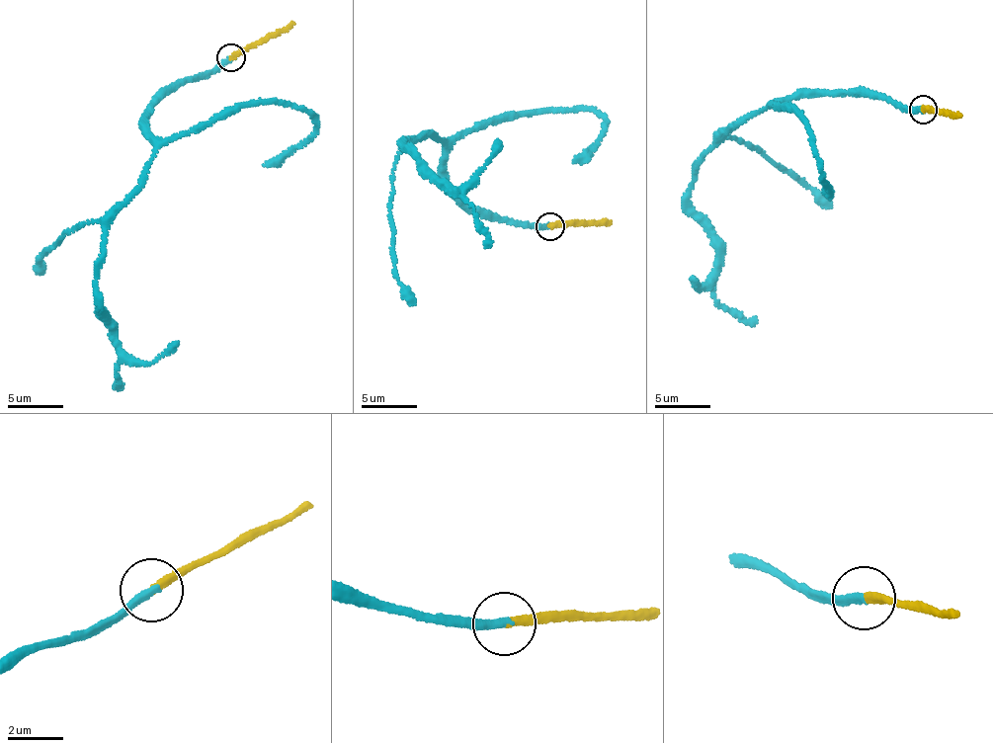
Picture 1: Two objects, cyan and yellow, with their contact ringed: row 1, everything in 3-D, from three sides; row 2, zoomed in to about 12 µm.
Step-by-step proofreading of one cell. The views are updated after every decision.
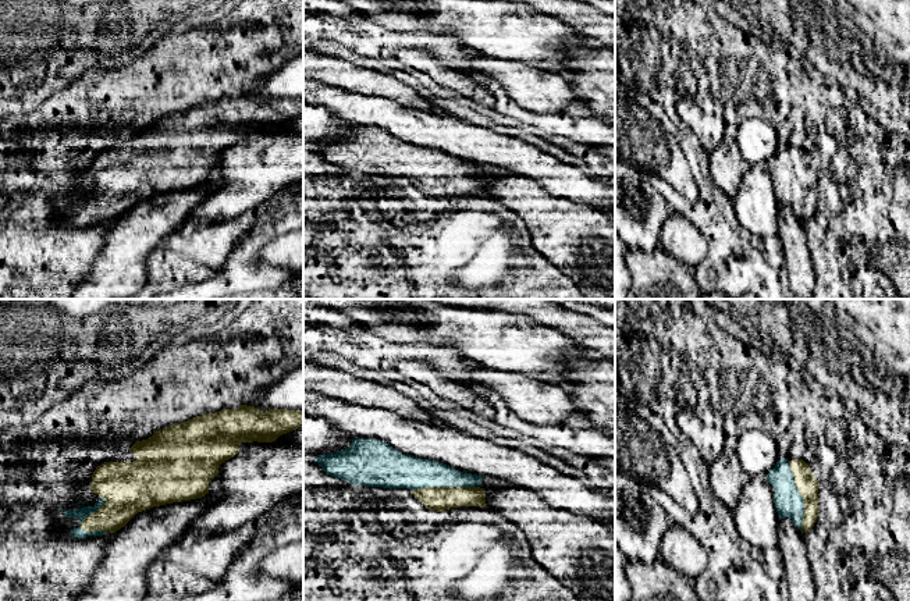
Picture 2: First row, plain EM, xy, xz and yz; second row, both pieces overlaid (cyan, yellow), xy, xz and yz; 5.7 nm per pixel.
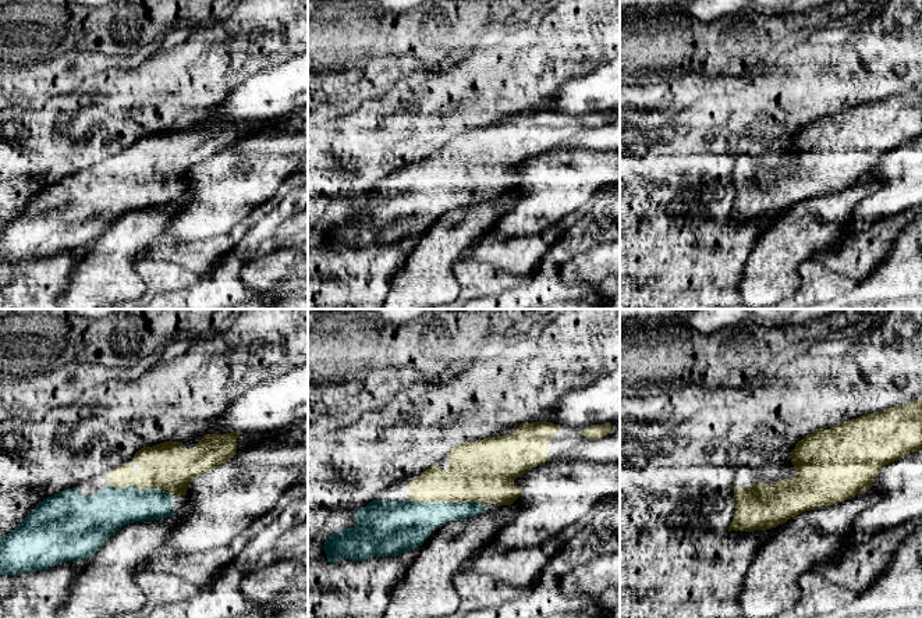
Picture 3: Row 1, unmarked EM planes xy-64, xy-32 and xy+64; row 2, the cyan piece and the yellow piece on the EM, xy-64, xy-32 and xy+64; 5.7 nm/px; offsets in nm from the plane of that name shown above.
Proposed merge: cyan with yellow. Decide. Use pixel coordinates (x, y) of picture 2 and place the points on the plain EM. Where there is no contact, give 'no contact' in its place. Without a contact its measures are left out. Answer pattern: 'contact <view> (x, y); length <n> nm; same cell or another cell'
contact yz (803, 188); length 380 nm; same cell

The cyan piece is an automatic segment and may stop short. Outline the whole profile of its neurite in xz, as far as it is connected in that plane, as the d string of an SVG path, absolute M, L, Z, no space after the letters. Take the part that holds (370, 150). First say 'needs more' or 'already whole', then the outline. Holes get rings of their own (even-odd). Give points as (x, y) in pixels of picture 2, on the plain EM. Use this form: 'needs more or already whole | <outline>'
needs more | M355 127L348 138L313 146L323 159L352 174L409 177L427 198L486 193L481 164L415 146L374 127Z

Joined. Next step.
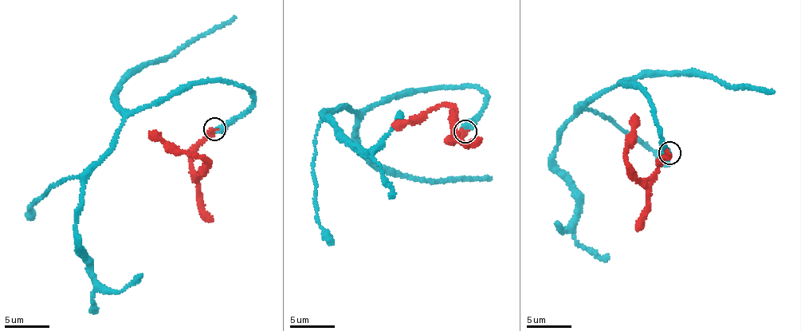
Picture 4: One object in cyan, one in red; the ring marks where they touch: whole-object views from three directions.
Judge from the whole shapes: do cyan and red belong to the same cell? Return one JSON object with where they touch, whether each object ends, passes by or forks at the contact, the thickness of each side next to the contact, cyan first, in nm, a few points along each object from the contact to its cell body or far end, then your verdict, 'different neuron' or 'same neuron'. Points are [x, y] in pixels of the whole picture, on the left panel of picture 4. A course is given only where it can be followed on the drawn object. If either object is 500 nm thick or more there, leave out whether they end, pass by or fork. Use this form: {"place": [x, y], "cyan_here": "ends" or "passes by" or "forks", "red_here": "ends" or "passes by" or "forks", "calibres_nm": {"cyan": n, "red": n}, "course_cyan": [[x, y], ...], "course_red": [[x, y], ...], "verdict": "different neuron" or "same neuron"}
{"place": [214, 129], "calibres_nm": {"cyan": 550, "red": 360}, "course_cyan": [[216, 129], [253, 94], [218, 80], [180, 85], [122, 120], [76, 226], [89, 309]], "course_red": [[213, 130], [191, 159], [194, 171], [200, 175], [206, 162], [200, 157], [178, 153], [149, 131]], "verdict": "same neuron"}

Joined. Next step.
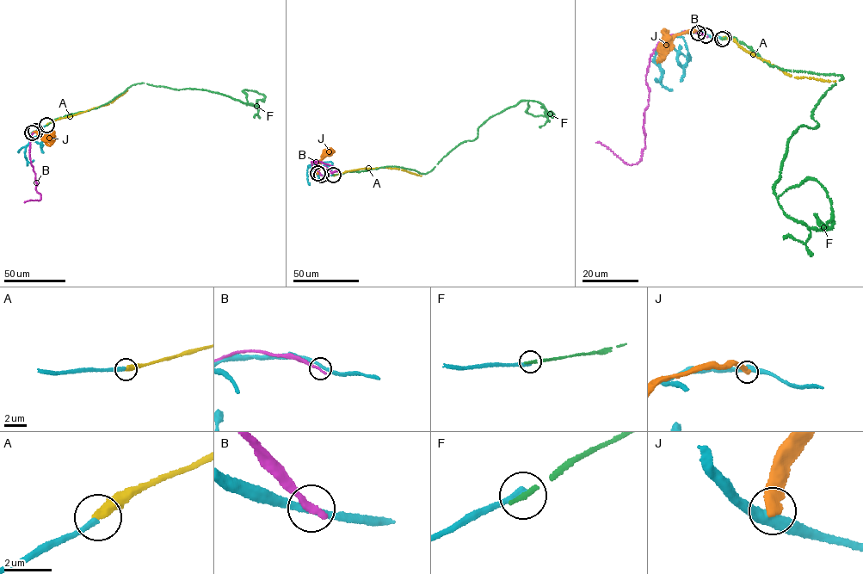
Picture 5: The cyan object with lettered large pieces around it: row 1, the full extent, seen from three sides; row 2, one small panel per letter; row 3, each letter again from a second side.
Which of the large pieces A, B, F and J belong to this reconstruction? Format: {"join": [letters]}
{"join": ["A"]}

